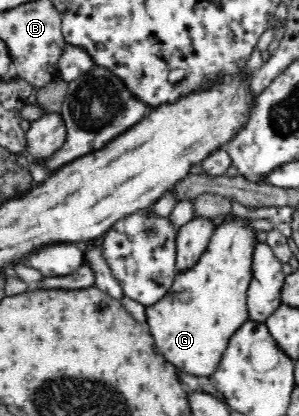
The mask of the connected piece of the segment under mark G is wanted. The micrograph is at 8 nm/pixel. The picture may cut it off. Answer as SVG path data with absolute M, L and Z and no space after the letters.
M224 224L215 228L206 253L198 263L184 273L178 273L174 285L158 304L146 308L148 324L154 338L156 351L180 372L192 377L208 377L212 380L226 359L230 342L242 327L250 321L247 311L247 290L250 281L250 257L254 230L246 224Z

